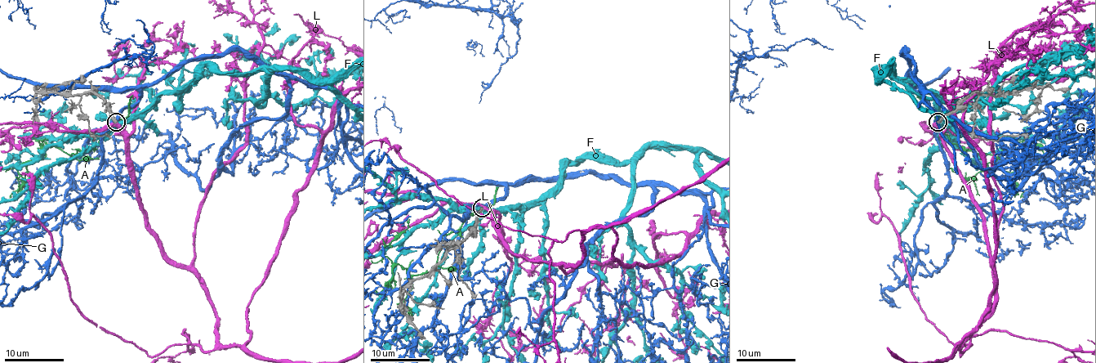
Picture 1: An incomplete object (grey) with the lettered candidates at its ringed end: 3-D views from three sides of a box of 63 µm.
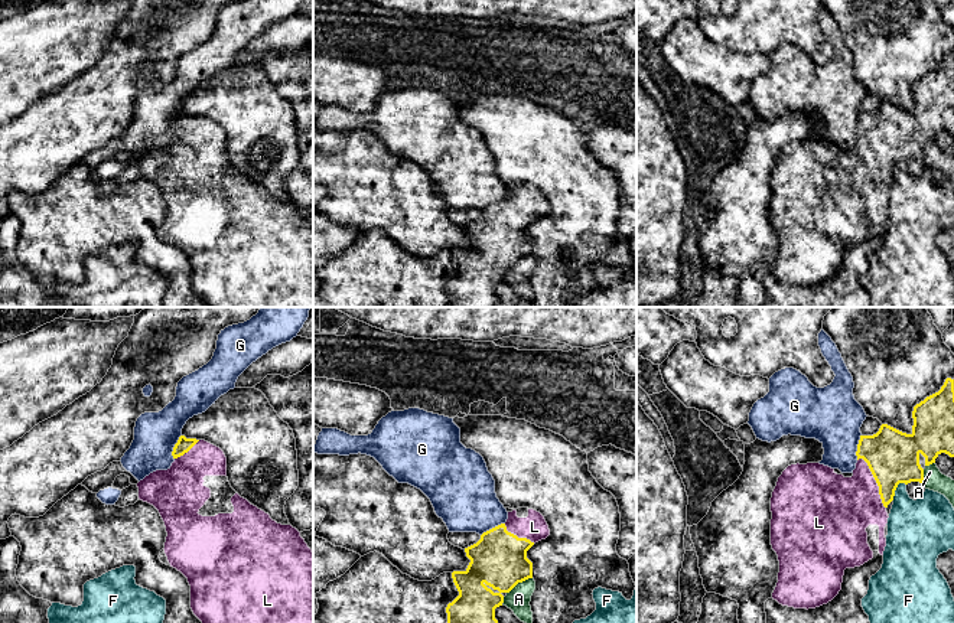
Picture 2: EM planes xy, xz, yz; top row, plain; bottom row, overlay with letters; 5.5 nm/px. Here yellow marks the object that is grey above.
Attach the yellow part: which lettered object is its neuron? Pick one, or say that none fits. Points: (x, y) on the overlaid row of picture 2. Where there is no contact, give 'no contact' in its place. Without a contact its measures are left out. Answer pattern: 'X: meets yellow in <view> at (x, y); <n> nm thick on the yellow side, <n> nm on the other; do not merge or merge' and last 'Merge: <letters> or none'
A: meets yellow in xz at (518, 581); 300 nm thick on the yellow side, 130 nm on the other; do not merge
F: meets yellow in yz at (895, 489); 300 nm thick on the yellow side, 320 nm on the other; do not merge
G: meets yellow in yz at (858, 447); 300 nm thick on the yellow side, 320 nm on the other; do not merge
L: meets yellow in yz at (876, 482); 300 nm thick on the yellow side, 360 nm on the other; merge
Merge: L

